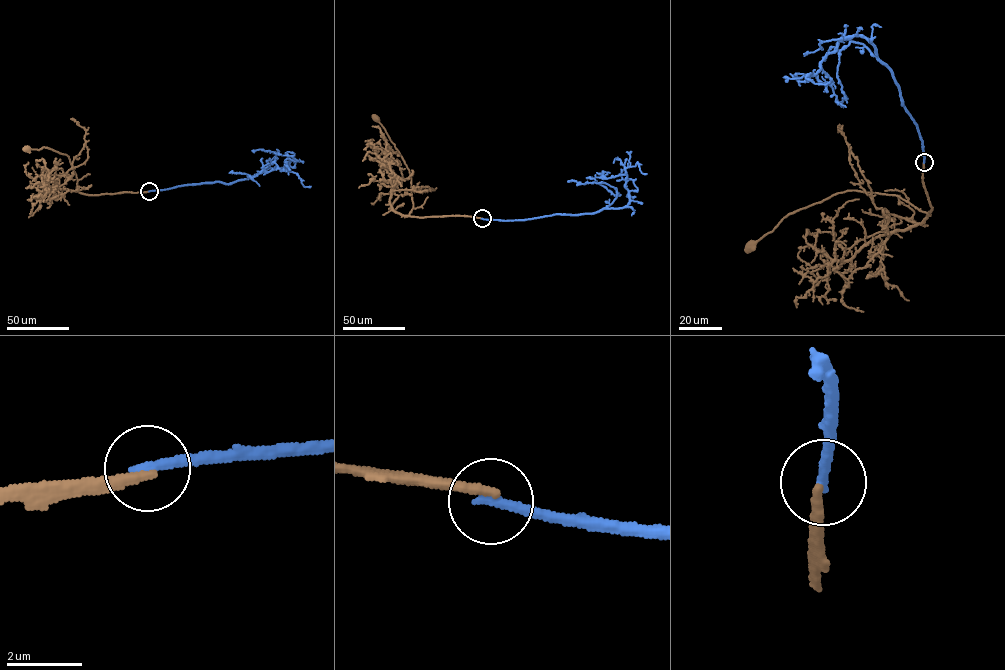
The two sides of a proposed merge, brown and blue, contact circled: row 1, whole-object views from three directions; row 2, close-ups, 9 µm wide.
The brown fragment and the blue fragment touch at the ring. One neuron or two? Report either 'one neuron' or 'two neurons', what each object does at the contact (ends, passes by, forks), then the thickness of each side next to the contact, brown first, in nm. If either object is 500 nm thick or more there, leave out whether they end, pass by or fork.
two neurons; brown ends there; blue ends there; 240 nm thick on the brown side, 280 nm on the other

